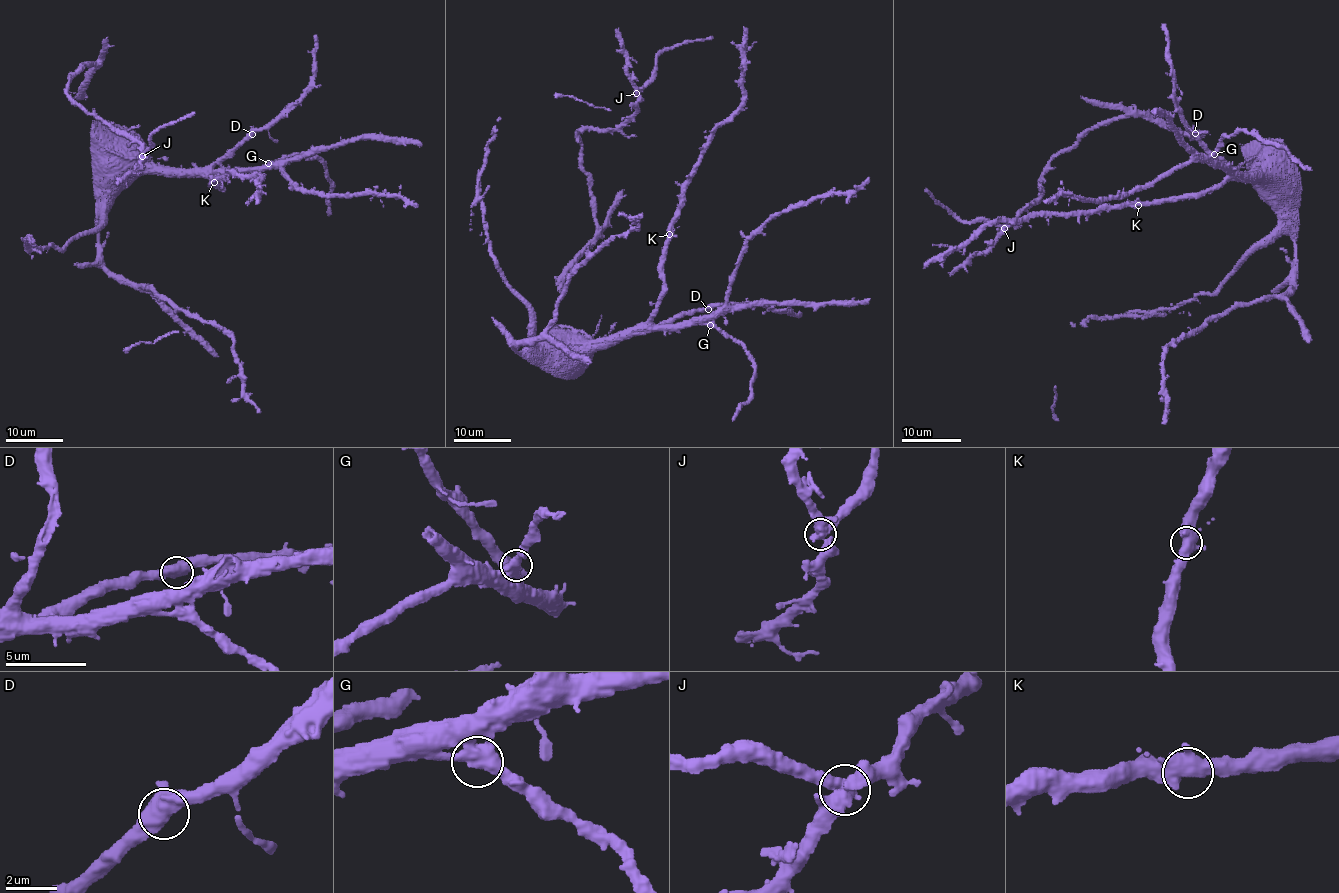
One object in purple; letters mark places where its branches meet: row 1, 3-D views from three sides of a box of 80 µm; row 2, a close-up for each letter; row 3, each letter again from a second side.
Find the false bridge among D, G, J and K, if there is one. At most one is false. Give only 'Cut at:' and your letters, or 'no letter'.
Cut at: J

